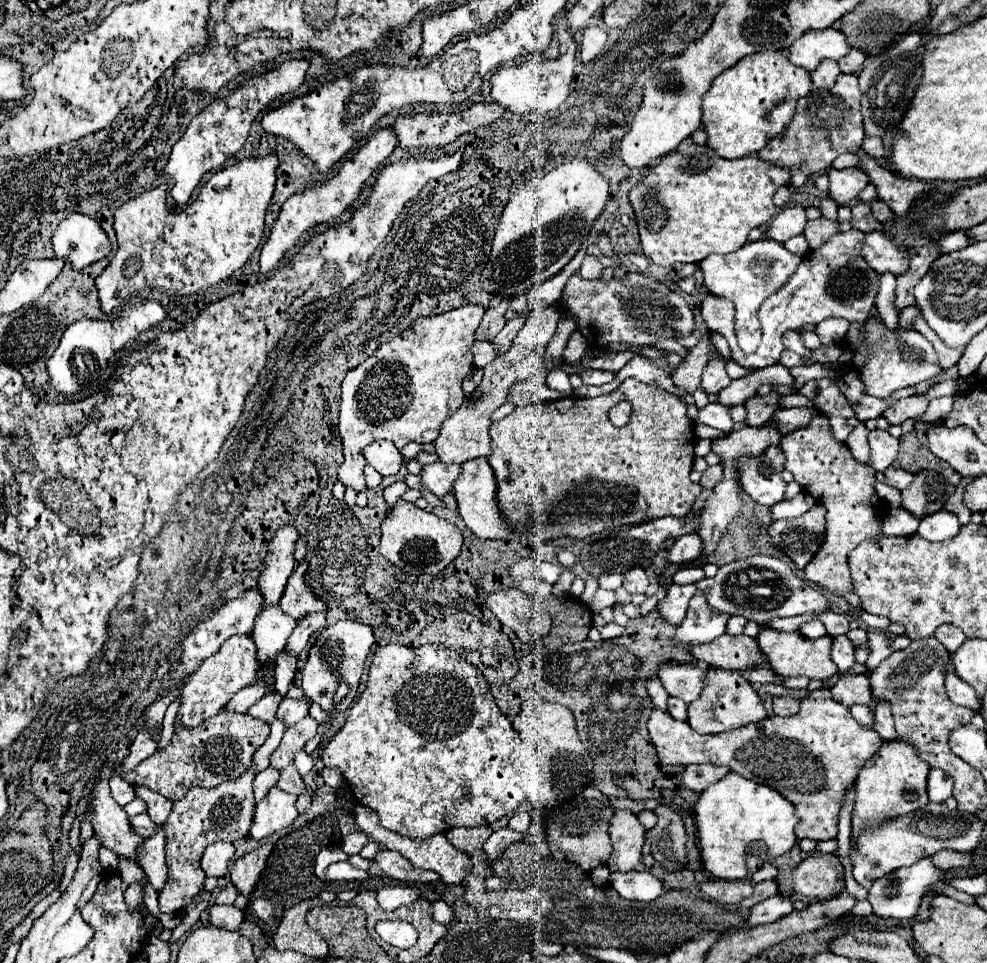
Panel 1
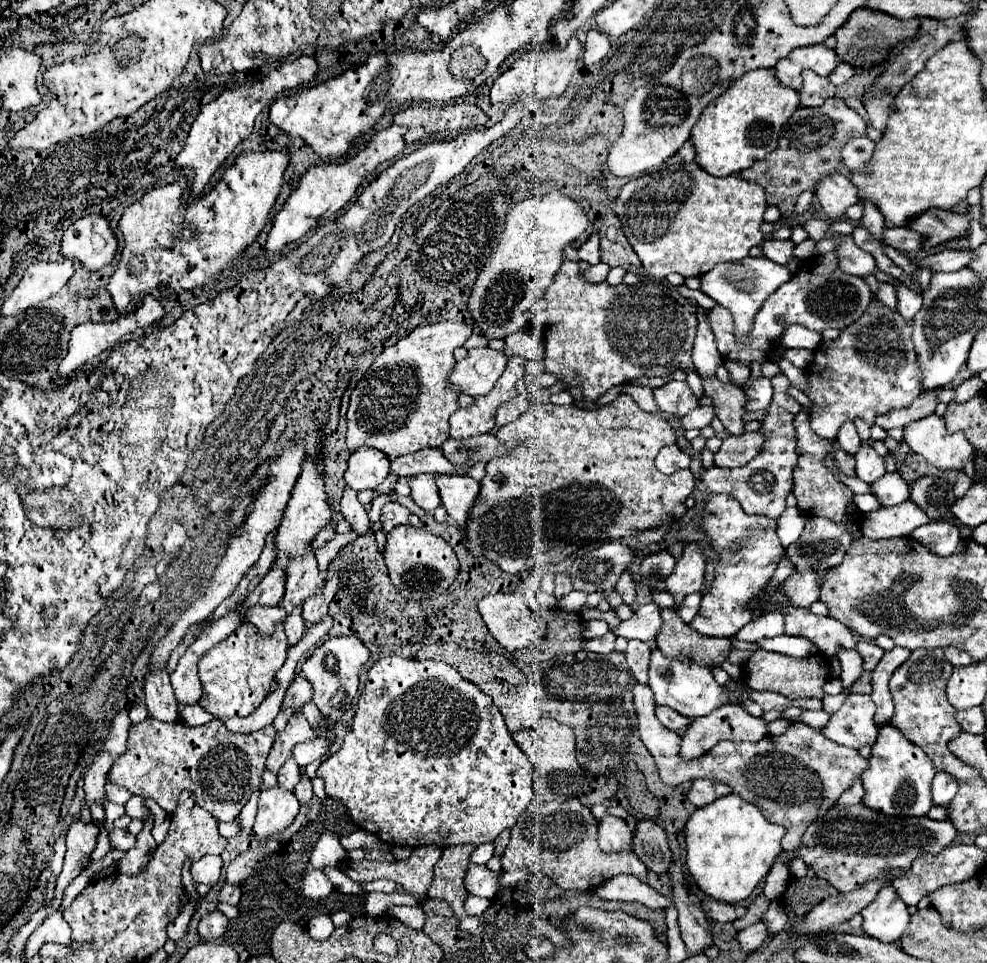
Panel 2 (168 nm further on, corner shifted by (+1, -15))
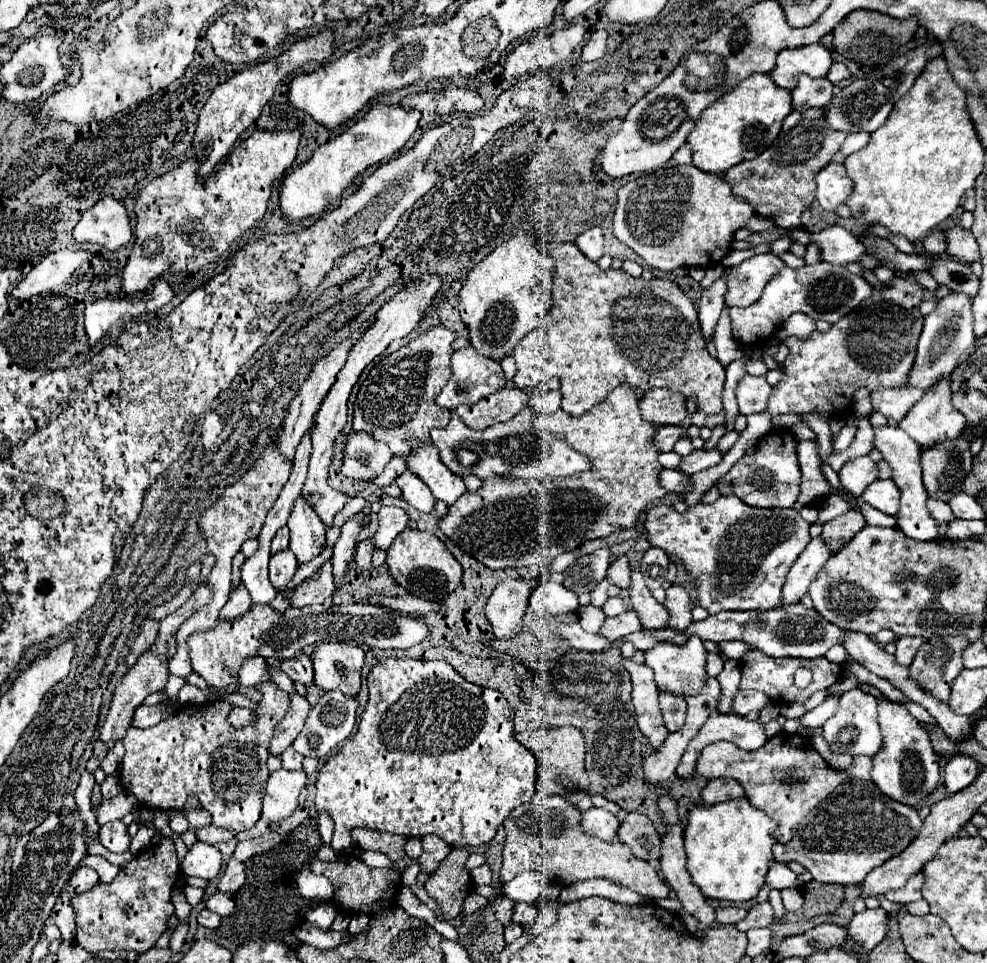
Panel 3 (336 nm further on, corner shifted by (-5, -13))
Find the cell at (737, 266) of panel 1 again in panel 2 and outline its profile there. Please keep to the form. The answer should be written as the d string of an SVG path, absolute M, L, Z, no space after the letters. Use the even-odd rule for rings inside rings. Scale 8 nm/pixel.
M744 257L742 261L736 261L736 263L720 263L712 271L704 273L700 277L700 281L702 281L700 289L708 297L712 297L718 305L726 307L734 315L736 337L742 343L746 343L748 341L748 331L750 331L750 325L752 325L752 319L754 319L756 311L760 309L764 299L770 293L774 293L782 283L786 283L790 277L792 277L790 271L780 263L774 263L766 257Z

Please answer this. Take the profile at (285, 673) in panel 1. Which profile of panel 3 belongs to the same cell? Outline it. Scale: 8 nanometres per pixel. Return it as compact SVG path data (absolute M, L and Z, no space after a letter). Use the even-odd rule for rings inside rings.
M326 561L320 569L320 579L318 581L306 581L302 583L294 597L292 597L292 607L306 607L308 603L324 603L334 591L334 579L330 575L330 561Z

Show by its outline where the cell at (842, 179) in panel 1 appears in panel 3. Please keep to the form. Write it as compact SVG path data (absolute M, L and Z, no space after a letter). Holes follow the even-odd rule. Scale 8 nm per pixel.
M830 163L816 177L816 199L822 209L836 211L854 191L854 181L846 175L846 167L840 163Z

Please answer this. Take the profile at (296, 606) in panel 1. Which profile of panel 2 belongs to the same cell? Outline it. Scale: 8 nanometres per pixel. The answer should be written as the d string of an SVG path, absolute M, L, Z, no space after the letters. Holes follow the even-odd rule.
M312 547L304 551L304 555L290 557L286 563L286 593L280 601L280 607L286 609L286 613L292 613L292 609L300 603L304 603L308 597L322 591L324 579L318 573L316 557L312 553Z

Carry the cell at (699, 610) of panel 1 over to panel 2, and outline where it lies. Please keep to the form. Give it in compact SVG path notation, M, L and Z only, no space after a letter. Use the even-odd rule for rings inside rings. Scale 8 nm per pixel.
M710 495L700 519L700 529L718 557L712 585L704 591L700 611L690 623L694 631L706 637L734 637L740 627L752 619L750 601L758 597L762 587L772 579L784 547L776 535L778 521L748 515L732 495Z

